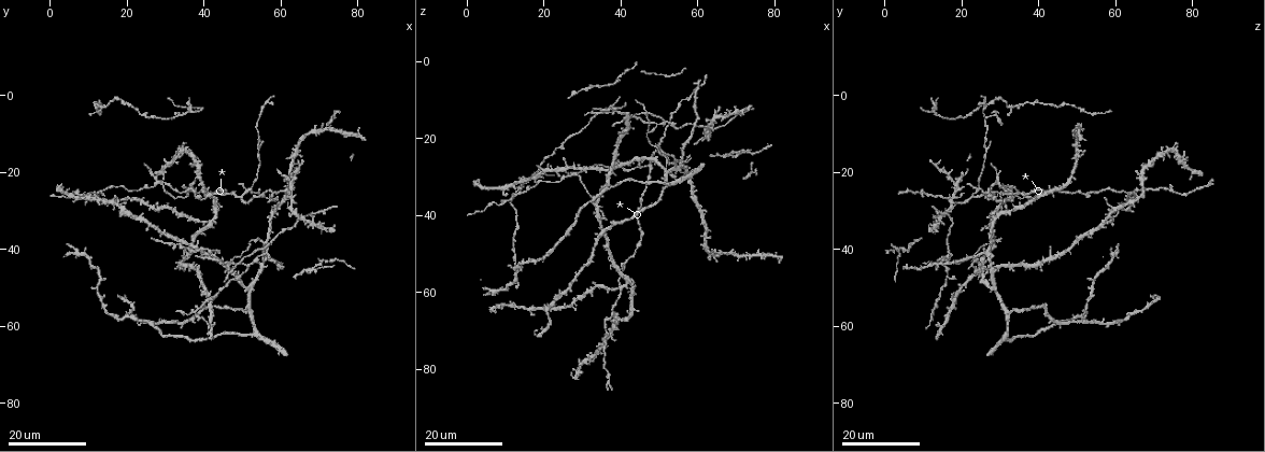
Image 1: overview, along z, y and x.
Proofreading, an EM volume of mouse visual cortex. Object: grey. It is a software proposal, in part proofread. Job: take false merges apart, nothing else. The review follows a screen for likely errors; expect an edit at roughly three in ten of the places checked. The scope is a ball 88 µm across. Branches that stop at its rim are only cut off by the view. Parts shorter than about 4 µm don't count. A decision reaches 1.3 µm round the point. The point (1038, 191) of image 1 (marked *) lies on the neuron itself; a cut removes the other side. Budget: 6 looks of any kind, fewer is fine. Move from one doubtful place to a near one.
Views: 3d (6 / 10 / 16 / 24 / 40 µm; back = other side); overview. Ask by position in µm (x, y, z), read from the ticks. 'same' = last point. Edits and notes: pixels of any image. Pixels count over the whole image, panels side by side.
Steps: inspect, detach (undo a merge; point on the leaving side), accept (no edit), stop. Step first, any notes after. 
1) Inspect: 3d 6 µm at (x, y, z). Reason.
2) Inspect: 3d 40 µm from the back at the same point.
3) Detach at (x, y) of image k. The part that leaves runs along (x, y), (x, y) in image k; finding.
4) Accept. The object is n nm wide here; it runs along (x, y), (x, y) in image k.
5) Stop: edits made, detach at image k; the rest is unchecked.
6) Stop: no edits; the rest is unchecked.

Inspect: 3d 16 µm at (37.5, 56.0, 13.0). Thick turns thin.

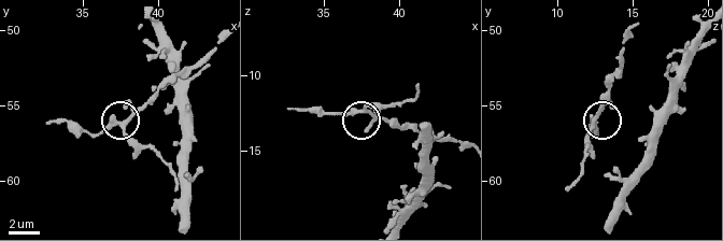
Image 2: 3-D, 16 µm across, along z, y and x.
Inspect: 3d 6 µm at (38.0, 56.0, 12.6).

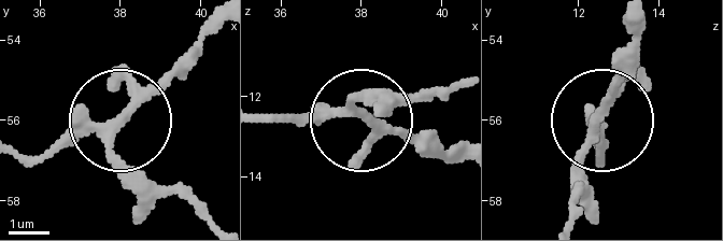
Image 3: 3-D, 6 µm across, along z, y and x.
Accept. It runs along (213, 25), (114, 128), (111, 158), (141, 216) in image 3; one neuron here.

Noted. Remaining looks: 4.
Inspect: 3d 16 µm at (68.5, 45.0, 24.0). Three arms meet.

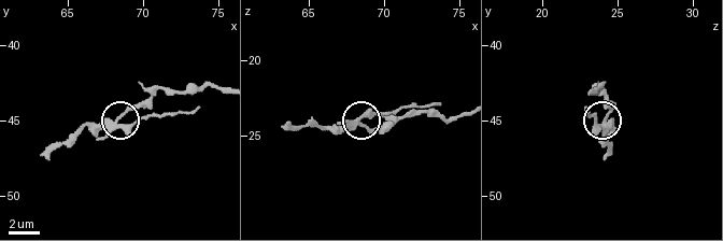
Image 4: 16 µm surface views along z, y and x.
Inspect: 3d 10 µm at (68.2, 45.0, 24.2).

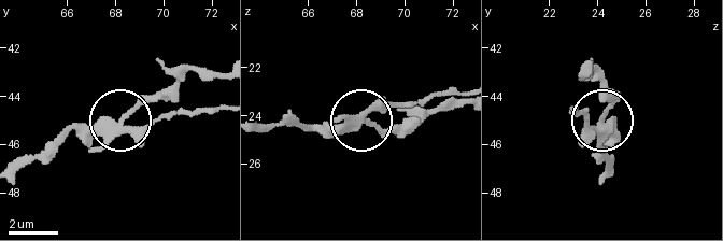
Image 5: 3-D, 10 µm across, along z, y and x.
Detach at (82, 139) of image 5. The part that leaves runs along (116, 130), (220, 105) in image 5; a second neuron is stuck on.

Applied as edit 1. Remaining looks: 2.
Inspect: 3d 16 µm at (63.0, 22.5, 19.0). Thin arm on a thick one.

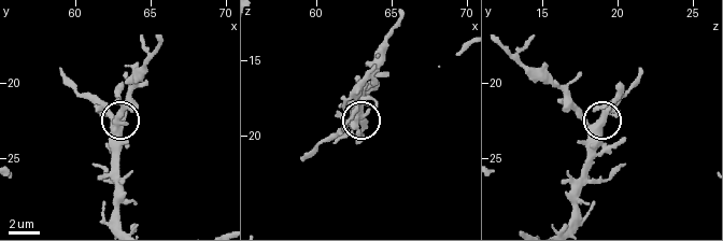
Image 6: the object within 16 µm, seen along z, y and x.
Inspect: 3d 10 µm at (62.6, 22.8, 18.2). Closer look.

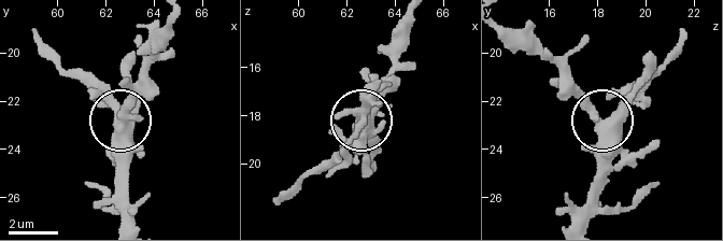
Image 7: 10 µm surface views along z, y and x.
Accept. The object is 470 nm wide here; it runs along (126, 222), (126, 135), (114, 111), (79, 75) in image 7; all the same neuron.

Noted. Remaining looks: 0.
Stop: edits made, detach at image 5; the rest is unchecked.

